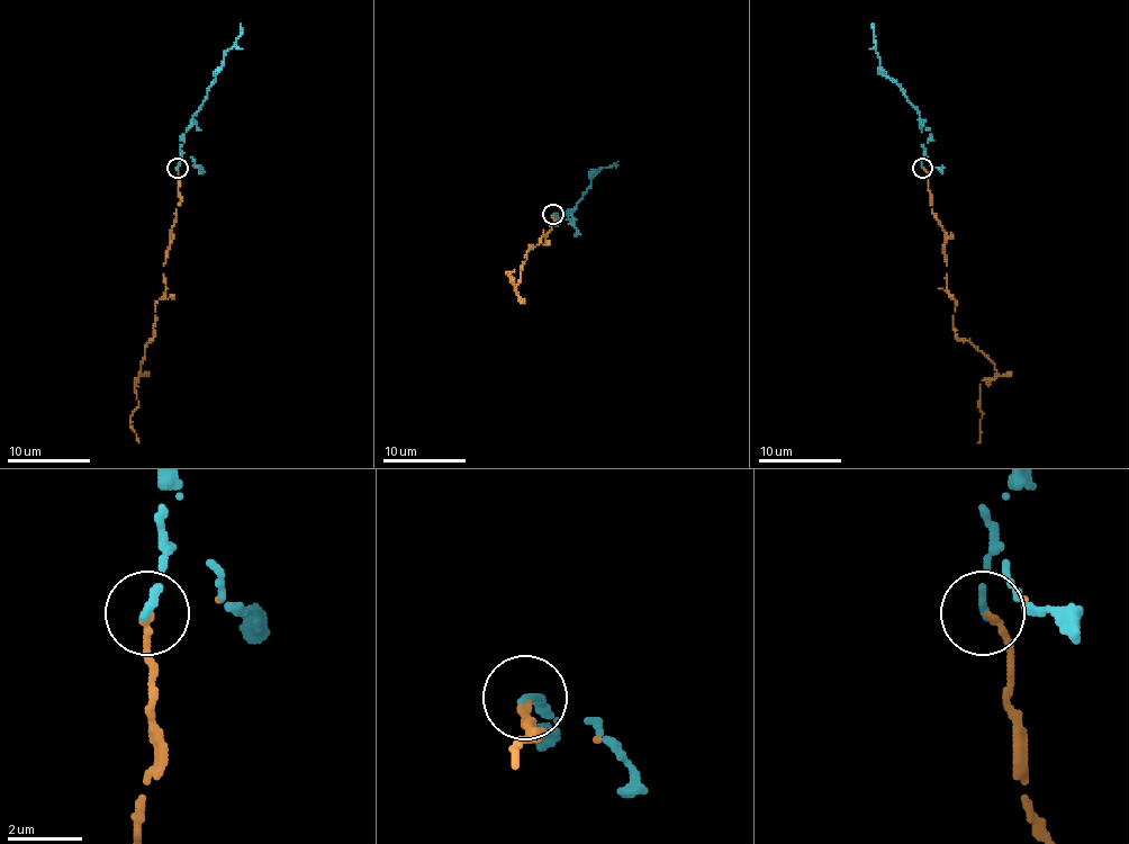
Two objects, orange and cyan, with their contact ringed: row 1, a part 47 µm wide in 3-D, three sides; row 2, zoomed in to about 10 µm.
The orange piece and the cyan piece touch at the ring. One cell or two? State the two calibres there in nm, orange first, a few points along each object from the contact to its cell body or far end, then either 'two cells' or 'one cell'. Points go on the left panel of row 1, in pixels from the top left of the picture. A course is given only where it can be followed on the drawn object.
calibres 200 and 220 nm; course orange (178, 168), (165, 290), (134, 379), (138, 405), (131, 428), (138, 442); course cyan (178, 168), (184, 134), (241, 34), (241, 24); one cell

